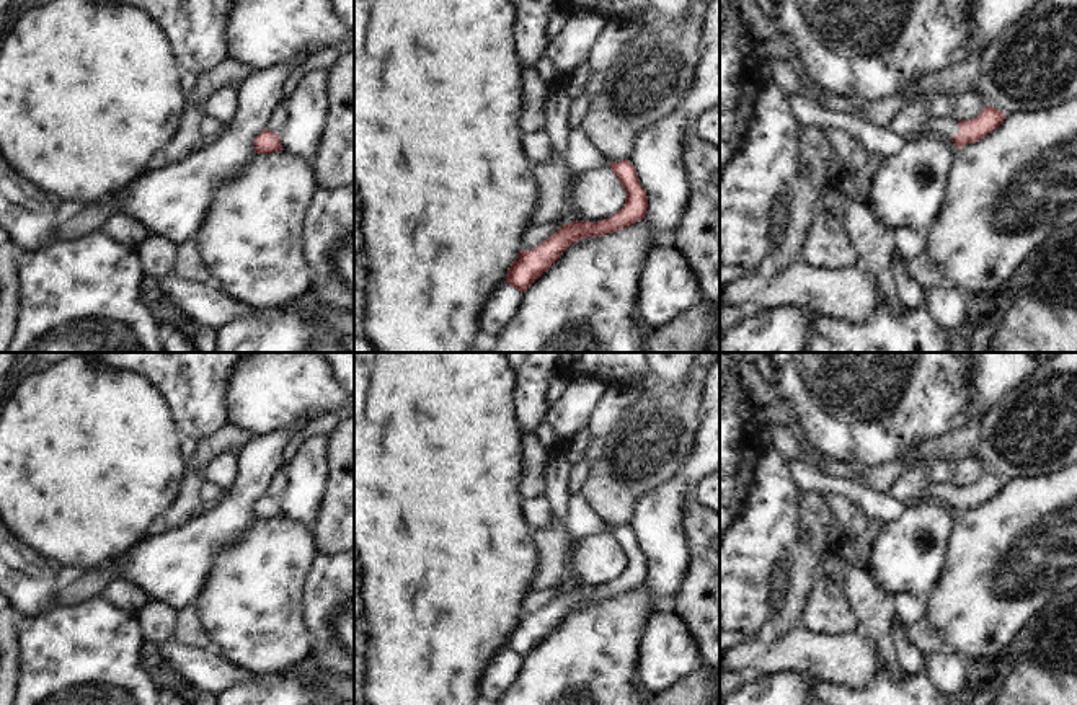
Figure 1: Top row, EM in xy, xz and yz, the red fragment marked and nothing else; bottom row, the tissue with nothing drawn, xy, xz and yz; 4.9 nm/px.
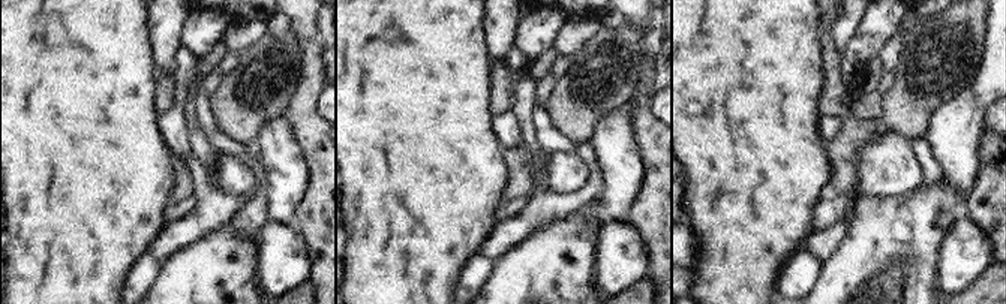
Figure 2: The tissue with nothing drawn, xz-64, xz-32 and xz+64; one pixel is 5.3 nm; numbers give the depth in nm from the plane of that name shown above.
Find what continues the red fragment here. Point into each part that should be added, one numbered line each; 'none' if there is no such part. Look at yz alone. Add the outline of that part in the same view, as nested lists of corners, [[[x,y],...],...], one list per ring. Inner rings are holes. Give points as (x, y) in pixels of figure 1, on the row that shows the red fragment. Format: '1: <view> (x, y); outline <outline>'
1: yz (947, 128); outline [[[929,116],[925,122],[925,132],[937,134],[940,137],[951,139],[960,131],[956,118],[940,118],[940,116]]]

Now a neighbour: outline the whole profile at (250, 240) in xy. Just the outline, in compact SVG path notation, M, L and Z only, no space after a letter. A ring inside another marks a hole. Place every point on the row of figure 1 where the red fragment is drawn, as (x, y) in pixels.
M286 150L256 153L233 181L219 186L194 238L222 292L250 308L274 313L310 289L302 225L315 189L312 165Z

